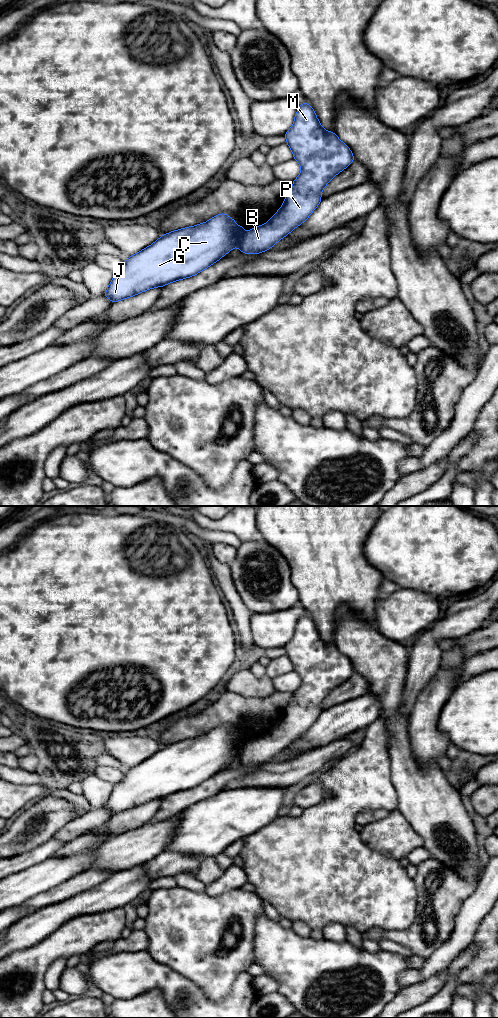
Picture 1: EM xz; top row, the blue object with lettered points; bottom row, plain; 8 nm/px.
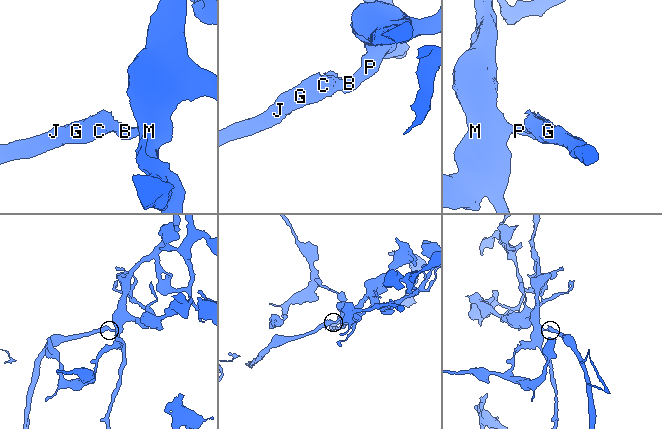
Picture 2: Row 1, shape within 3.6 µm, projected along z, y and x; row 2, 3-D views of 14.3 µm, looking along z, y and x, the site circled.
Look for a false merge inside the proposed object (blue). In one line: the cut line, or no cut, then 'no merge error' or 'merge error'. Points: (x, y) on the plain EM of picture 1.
cut in xz along (245, 745), (240, 761); merge error

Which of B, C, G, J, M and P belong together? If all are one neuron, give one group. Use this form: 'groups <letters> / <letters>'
groups B M P / C G J

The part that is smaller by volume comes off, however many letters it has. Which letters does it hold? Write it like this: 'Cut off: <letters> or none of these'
Cut off: C, G, J

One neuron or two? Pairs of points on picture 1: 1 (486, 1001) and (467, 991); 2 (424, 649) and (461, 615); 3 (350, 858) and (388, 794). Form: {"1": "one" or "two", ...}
{"1": "two", "2": "one", "3": "one"}

